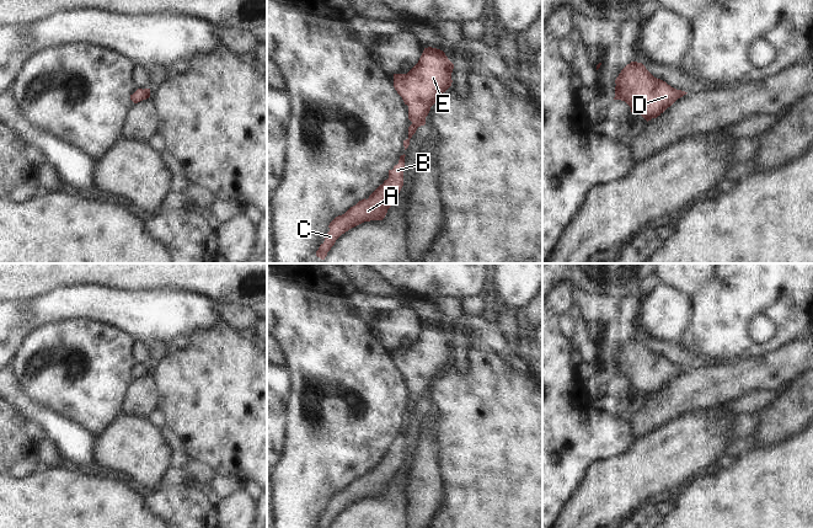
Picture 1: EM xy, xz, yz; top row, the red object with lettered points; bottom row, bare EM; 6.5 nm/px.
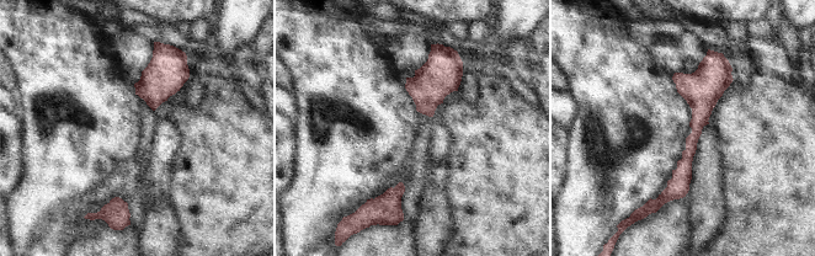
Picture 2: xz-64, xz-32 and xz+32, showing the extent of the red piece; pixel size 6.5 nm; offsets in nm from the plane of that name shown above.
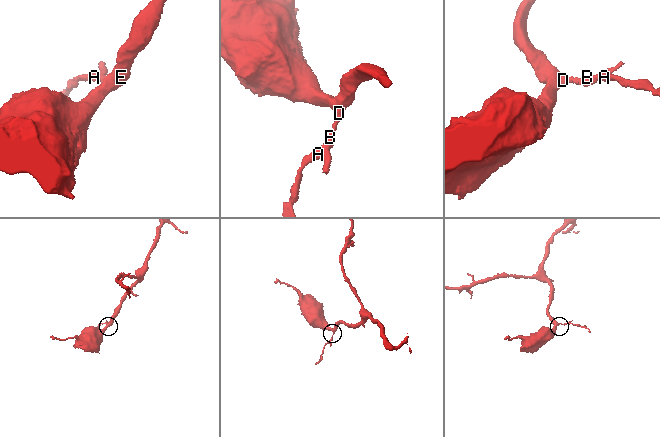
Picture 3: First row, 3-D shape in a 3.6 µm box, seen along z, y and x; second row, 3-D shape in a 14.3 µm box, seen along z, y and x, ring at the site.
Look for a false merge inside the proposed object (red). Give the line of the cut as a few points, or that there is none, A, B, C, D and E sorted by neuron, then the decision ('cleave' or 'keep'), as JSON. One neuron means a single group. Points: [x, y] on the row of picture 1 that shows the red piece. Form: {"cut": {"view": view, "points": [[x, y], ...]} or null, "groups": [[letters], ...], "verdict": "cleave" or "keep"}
{"cut": null, "groups": [["A", "B", "C", "D", "E"]], "verdict": "keep"}

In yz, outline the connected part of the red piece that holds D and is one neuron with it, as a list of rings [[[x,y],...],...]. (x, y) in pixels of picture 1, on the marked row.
[[[637,62],[627,64],[615,84],[614,100],[625,101],[632,113],[641,114],[647,122],[660,116],[678,98],[688,94],[654,78],[642,63]]]

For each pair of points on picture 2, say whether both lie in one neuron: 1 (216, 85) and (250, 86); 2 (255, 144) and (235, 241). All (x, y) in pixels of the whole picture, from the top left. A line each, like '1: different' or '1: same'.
1: different
2: same

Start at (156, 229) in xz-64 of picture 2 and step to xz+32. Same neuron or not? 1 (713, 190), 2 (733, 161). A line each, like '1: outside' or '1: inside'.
1: inside
2: outside

